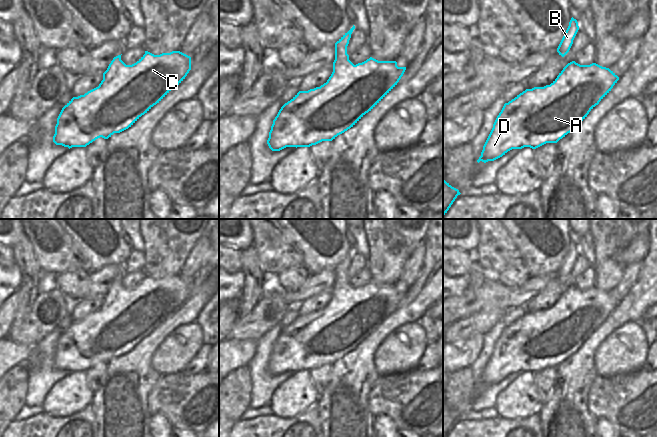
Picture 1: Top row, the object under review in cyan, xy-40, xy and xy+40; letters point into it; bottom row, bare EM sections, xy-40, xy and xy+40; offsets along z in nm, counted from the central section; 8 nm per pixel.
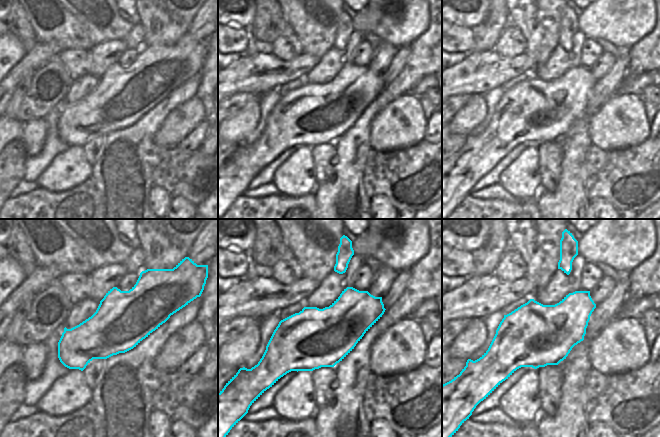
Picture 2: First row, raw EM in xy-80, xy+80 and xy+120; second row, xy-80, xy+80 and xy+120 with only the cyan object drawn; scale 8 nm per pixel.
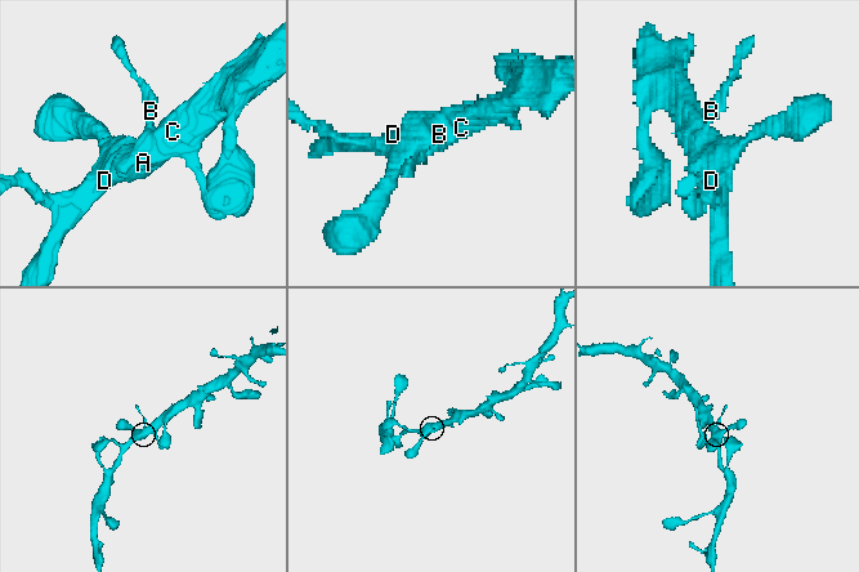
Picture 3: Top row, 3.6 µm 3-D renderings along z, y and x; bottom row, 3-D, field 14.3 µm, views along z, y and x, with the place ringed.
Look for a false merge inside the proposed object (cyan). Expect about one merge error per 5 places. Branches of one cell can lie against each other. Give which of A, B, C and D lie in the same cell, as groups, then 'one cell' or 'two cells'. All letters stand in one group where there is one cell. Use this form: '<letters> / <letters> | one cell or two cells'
A B C D | one cell

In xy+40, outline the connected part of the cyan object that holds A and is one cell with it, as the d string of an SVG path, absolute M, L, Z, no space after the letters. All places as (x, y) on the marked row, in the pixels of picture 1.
M568 63L550 85L526 89L504 104L477 162L494 161L512 149L557 143L618 80L613 71L596 63Z

